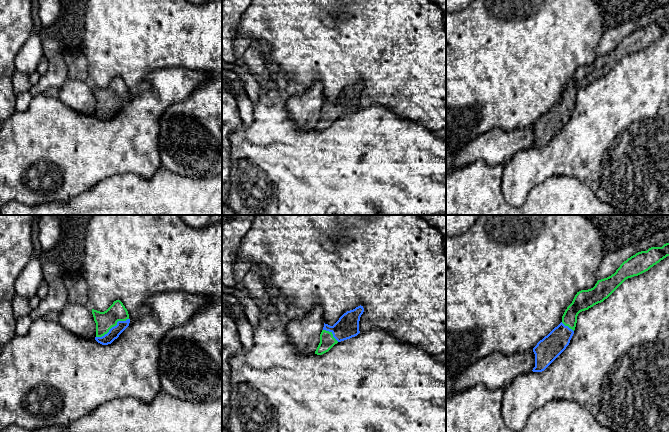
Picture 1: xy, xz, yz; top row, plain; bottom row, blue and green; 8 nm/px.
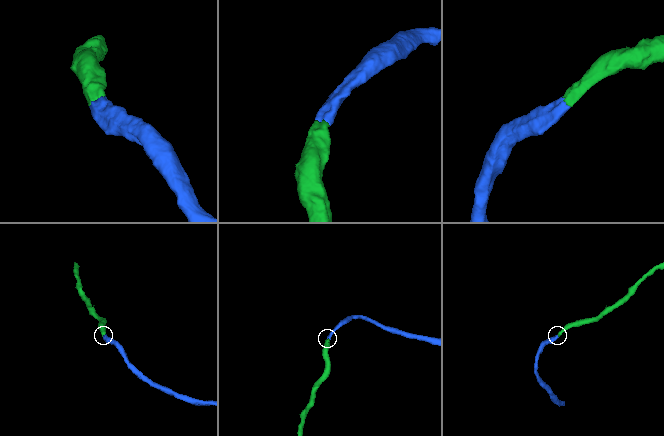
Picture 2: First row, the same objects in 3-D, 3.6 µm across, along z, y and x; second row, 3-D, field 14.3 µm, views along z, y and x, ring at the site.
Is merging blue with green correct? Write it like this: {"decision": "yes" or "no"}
{"decision": "yes"}

